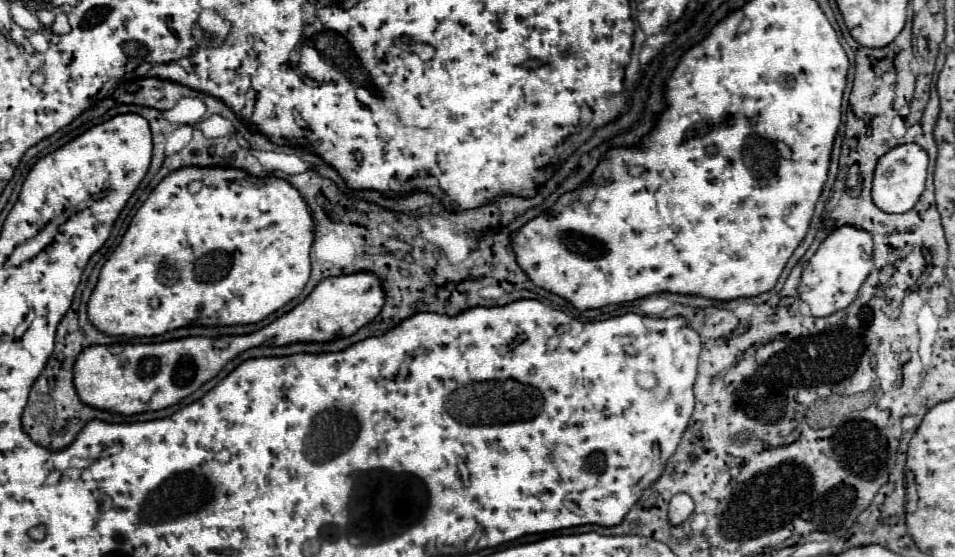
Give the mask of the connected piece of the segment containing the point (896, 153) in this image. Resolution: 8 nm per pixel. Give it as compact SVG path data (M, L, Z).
M915 143L899 145L899 147L891 149L889 153L885 153L877 161L875 175L873 175L873 189L871 189L873 203L885 213L905 213L905 211L913 209L925 189L927 163L929 163L927 153Z

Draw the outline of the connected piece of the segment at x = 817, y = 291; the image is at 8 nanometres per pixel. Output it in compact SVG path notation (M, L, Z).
M843 225L837 227L815 251L807 267L803 269L801 283L799 283L799 297L809 303L811 313L815 317L825 317L835 311L845 309L855 297L867 275L871 273L871 259L873 259L873 245L871 235L859 227Z

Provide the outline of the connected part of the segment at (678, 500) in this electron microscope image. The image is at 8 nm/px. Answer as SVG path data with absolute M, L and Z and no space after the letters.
M677 493L673 499L668 510L668 519L671 525L681 525L695 509L693 499L687 493Z

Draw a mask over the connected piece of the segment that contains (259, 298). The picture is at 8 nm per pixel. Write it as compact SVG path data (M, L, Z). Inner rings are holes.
M215 165L215 169L195 169L183 167L175 173L169 173L147 197L147 201L139 207L135 217L131 219L131 225L127 233L123 235L123 241L115 249L115 253L109 257L109 261L103 265L97 287L89 299L87 313L91 323L109 335L127 335L127 337L151 337L151 335L161 335L177 327L185 327L187 323L199 323L199 325L239 325L239 323L259 323L267 315L275 313L281 309L285 303L295 299L303 287L309 281L311 273L311 261L309 261L309 251L315 241L315 223L313 223L313 213L307 201L303 201L303 195L299 189L295 189L289 181L279 179L279 177L267 177L267 179L255 179L249 177L247 171L243 169L233 169L227 167L223 169L221 165ZM193 181L201 181L203 187L197 195L191 195L187 191L187 185Z

